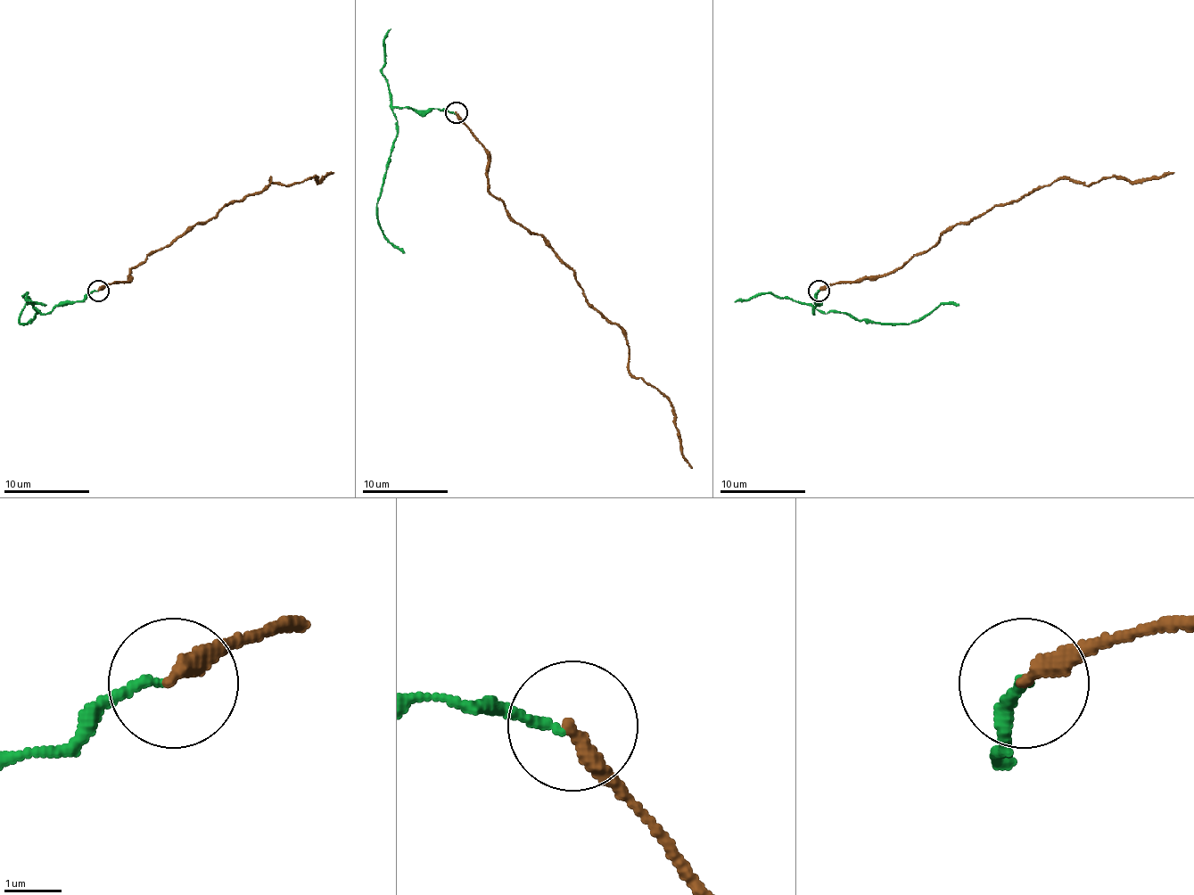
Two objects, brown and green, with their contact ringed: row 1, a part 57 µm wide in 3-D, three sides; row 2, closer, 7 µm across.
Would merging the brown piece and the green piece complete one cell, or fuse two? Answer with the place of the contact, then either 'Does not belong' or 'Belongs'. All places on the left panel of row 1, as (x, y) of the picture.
Place: (98, 291). Does not belong

